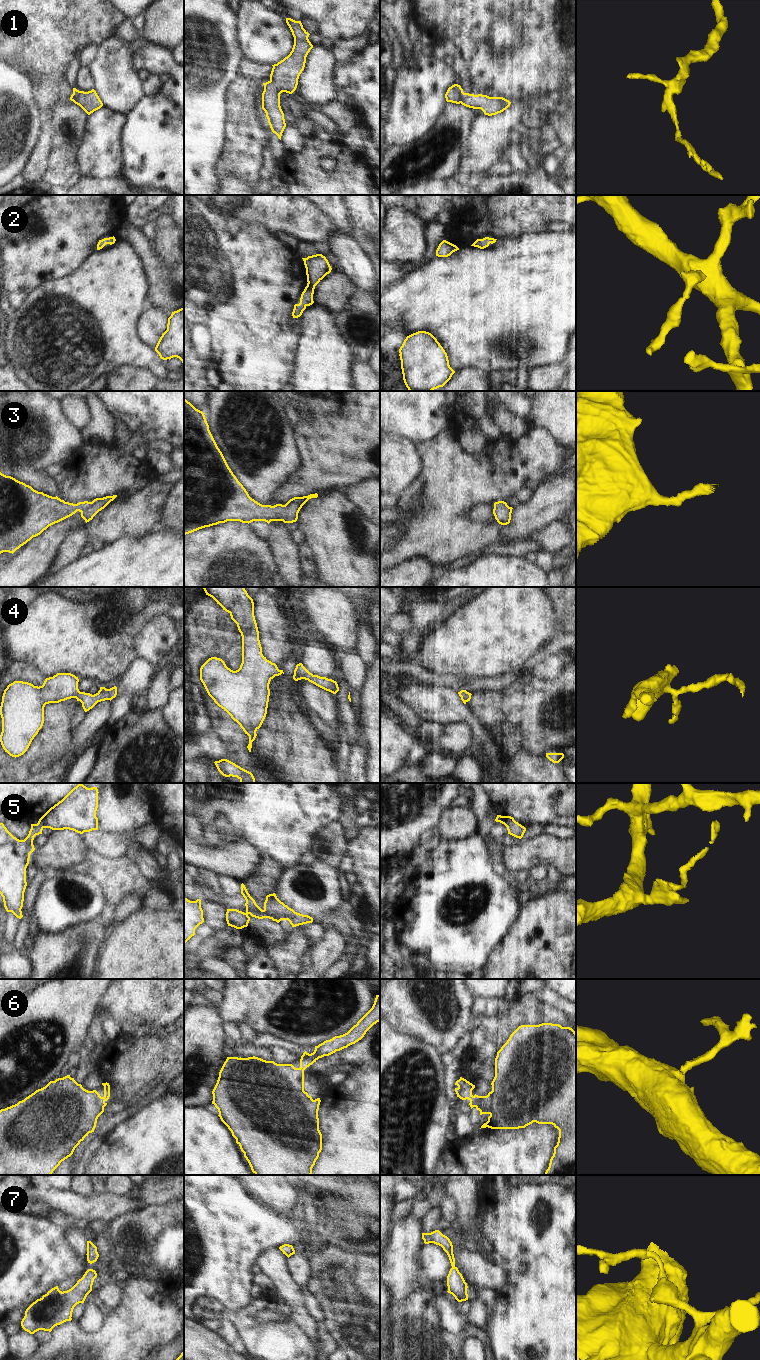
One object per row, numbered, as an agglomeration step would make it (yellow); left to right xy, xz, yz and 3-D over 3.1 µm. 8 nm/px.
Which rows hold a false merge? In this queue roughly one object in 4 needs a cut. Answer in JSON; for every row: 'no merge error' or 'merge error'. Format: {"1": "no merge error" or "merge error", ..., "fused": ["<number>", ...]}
{"1": "no merge error", "2": "no merge error", "3": "no merge error", "4": "no merge error", "5": "no merge error", "6": "no merge error", "7": "no merge error", "fused": []}

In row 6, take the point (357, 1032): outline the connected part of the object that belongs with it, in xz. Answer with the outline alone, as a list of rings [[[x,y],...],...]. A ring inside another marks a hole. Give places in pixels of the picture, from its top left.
[[[380,994],[376,995],[372,1008],[347,1033],[335,1036],[315,1046],[313,1053],[306,1051],[300,1059],[300,1067],[277,1064],[258,1057],[227,1057],[212,1091],[212,1104],[218,1109],[221,1121],[231,1131],[255,1175],[311,1175],[312,1168],[322,1150],[322,1134],[319,1130],[318,1110],[320,1098],[315,1100],[304,1091],[304,1070],[319,1058],[329,1056],[361,1040],[366,1032],[380,1021]]]

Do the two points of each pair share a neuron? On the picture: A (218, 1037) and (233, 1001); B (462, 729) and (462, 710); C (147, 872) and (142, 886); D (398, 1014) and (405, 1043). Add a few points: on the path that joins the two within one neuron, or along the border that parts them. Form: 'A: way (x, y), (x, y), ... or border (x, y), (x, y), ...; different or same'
A: border (215, 1004), (215, 1009), (221, 1020); different
B: border (446, 725), (465, 720), (469, 724), (472, 740); different
C: border (132, 858), (144, 877), (160, 877); different
D: border (390, 1024), (400, 1032), (410, 1033), (425, 1042); different

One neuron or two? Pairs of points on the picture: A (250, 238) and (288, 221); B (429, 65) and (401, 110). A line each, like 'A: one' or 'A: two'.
A: two
B: one

